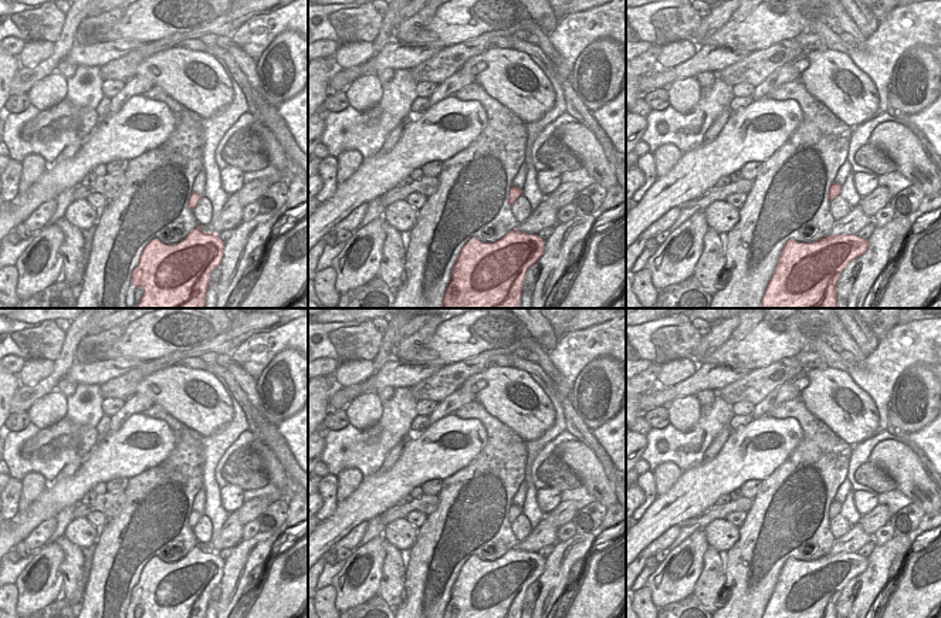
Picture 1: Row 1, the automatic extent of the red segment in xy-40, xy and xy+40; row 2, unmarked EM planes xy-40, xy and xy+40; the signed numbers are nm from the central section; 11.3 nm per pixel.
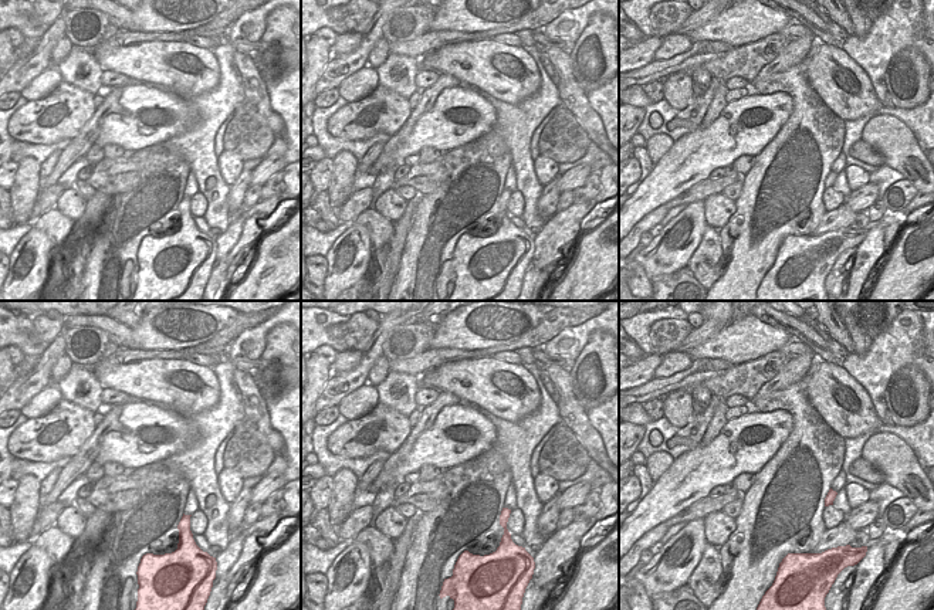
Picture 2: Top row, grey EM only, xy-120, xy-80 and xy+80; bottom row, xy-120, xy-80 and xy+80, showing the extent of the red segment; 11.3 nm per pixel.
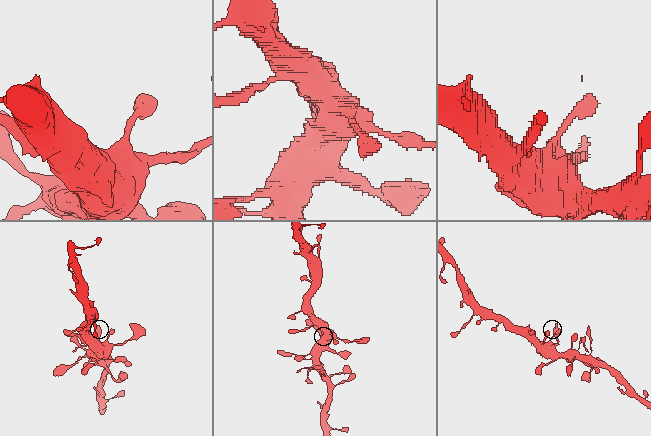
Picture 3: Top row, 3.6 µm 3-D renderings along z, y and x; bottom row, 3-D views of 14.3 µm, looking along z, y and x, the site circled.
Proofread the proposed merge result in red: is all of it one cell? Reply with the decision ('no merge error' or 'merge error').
no merge error

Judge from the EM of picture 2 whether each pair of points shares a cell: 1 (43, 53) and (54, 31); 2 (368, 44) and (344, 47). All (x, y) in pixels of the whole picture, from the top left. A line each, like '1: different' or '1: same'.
1: same
2: different

